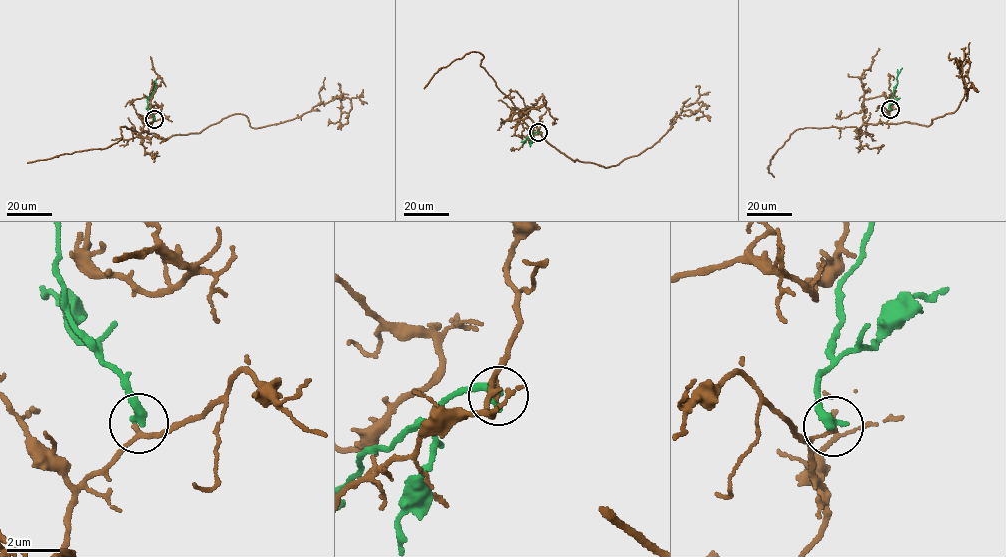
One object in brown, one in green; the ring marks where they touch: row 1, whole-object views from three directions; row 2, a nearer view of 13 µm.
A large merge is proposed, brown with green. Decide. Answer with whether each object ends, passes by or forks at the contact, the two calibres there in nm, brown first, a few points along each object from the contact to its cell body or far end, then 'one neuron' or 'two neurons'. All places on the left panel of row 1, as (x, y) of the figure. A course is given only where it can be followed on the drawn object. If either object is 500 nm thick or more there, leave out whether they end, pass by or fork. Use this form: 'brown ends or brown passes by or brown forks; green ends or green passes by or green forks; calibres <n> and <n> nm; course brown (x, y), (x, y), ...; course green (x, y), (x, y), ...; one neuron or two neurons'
brown passes by; green ends; calibres 100 and 360 nm; course brown (154, 120), (147, 132), (164, 140), (236, 113), (252, 127), (283, 123), (336, 97), (348, 112), (338, 83); course green (154, 120), (148, 109), (147, 99), (154, 89), (156, 79); two neurons

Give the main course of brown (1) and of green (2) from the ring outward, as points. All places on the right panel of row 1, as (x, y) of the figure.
1: (890, 110), (888, 123), (927, 126), (956, 111), (966, 87), (968, 98), (957, 66), (967, 75), (965, 47)
2: (890, 110), (901, 67)

